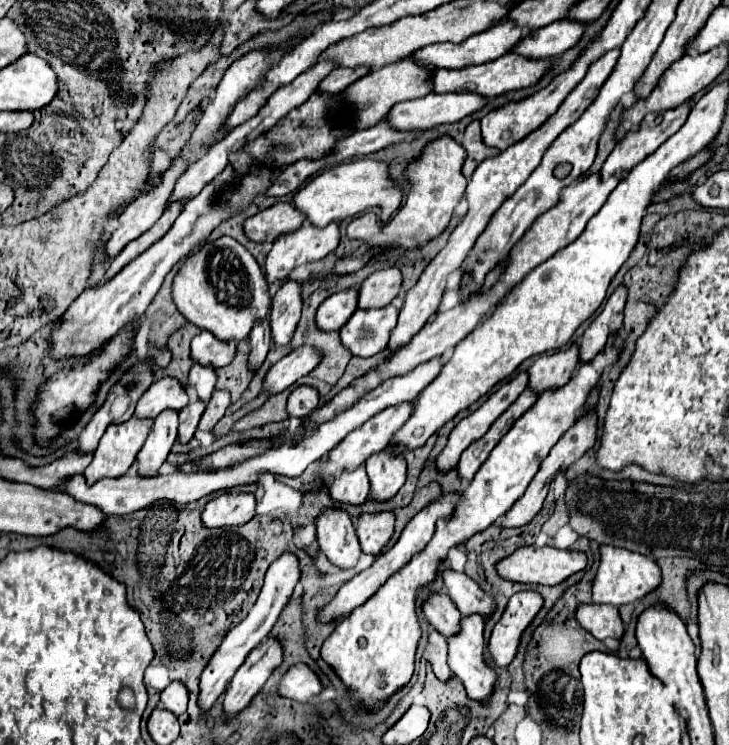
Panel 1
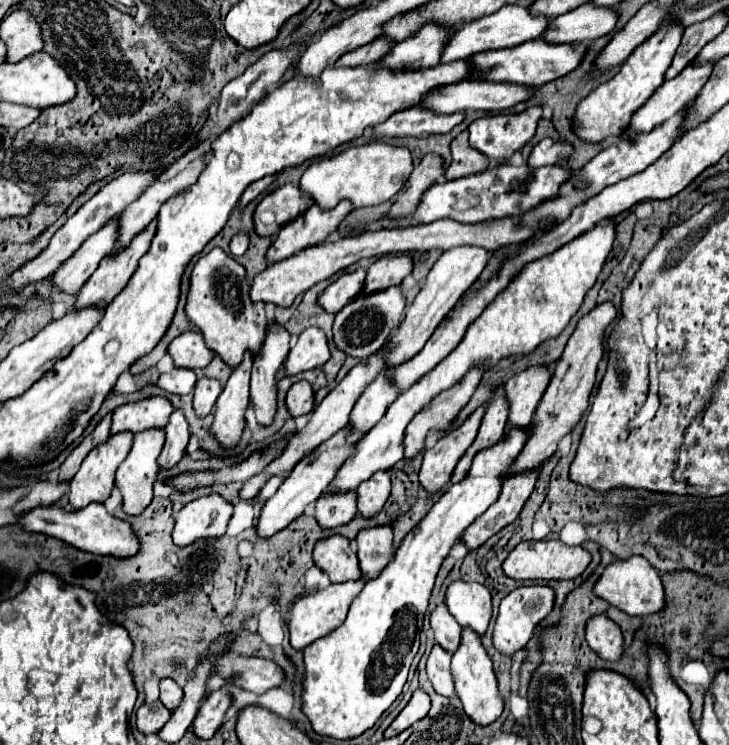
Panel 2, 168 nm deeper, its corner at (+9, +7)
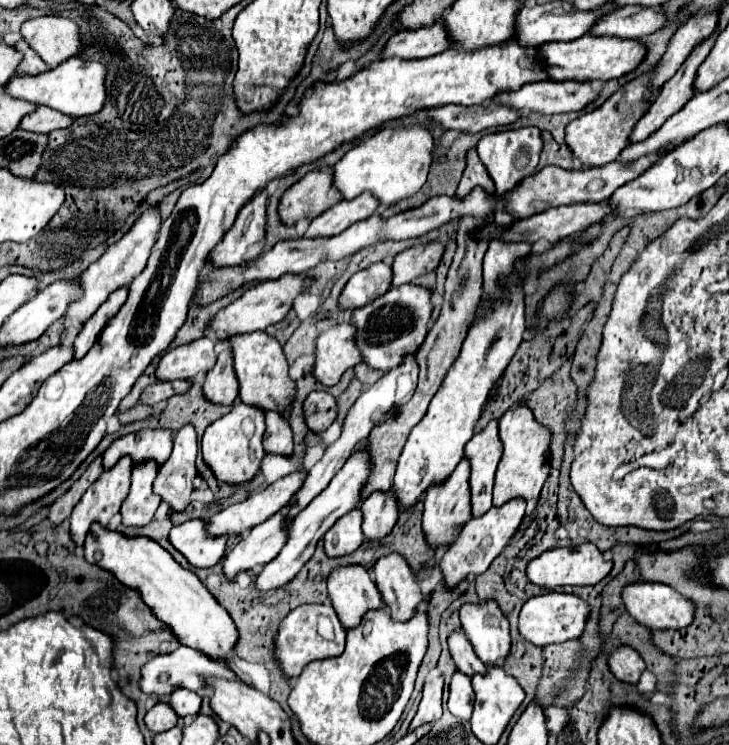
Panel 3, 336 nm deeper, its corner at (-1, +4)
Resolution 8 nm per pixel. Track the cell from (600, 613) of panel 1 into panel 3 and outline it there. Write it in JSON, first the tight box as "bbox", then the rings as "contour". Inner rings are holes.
{"bbox":[609,644,645,684],"contour":[[[621,644],[621,646],[617,646],[611,652],[611,656],[609,656],[609,668],[615,674],[615,678],[619,678],[623,682],[637,684],[641,672],[645,670],[645,662],[641,660],[637,650],[633,650],[627,644]]]}

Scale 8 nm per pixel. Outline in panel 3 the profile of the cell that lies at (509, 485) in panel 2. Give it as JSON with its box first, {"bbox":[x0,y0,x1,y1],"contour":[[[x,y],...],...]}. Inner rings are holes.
{"bbox":[439,498,525,588],"contour":[[[513,498],[513,500],[505,502],[503,506],[493,506],[479,518],[471,518],[459,532],[457,540],[445,550],[445,554],[439,560],[447,586],[453,588],[469,574],[475,574],[475,576],[483,574],[489,568],[489,564],[503,552],[503,548],[509,544],[509,540],[515,536],[523,518],[525,518],[525,500],[523,498]]]}

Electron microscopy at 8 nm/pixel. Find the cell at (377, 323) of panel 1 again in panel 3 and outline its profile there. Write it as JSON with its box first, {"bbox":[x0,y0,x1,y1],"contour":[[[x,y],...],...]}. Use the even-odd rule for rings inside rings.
{"bbox":[349,284,431,372],"contour":[[[415,284],[391,288],[387,294],[375,298],[367,306],[353,310],[349,324],[355,328],[355,344],[363,356],[363,362],[383,372],[395,368],[405,352],[417,350],[421,346],[429,330],[427,322],[431,318],[431,310],[431,292]]]}

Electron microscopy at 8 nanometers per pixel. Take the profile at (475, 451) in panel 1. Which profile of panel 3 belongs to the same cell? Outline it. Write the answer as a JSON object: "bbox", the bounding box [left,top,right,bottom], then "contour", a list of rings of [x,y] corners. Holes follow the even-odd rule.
{"bbox":[465,420,503,516],"contour":[[[491,420],[483,432],[477,432],[465,446],[465,456],[471,460],[471,504],[473,516],[485,514],[491,504],[491,490],[497,464],[503,454],[503,442],[499,438],[499,424]]]}

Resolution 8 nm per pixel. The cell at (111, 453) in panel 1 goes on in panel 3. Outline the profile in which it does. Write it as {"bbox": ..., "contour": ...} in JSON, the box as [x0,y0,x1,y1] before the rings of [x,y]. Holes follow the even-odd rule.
{"bbox":[69,456,133,546],"contour":[[[123,456],[123,458],[119,458],[119,462],[117,462],[113,468],[103,470],[103,474],[95,480],[95,484],[91,484],[91,488],[81,496],[79,504],[73,508],[73,512],[71,512],[71,516],[69,516],[69,520],[71,520],[71,538],[73,538],[79,546],[83,544],[83,540],[85,540],[85,536],[87,536],[87,532],[89,532],[91,522],[101,522],[103,526],[107,526],[109,520],[119,512],[121,502],[123,502],[123,498],[127,496],[129,482],[131,482],[131,468],[133,468],[131,462],[133,462],[133,460],[131,460],[129,456]]]}

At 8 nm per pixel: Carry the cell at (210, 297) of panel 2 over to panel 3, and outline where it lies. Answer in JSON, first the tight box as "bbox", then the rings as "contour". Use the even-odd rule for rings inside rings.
{"bbox":[225,330,295,412],"contour":[[[257,330],[251,334],[229,336],[225,342],[231,346],[233,352],[233,368],[239,380],[239,398],[263,410],[287,412],[295,398],[295,382],[287,374],[289,366],[277,338],[273,338],[265,330]]]}

